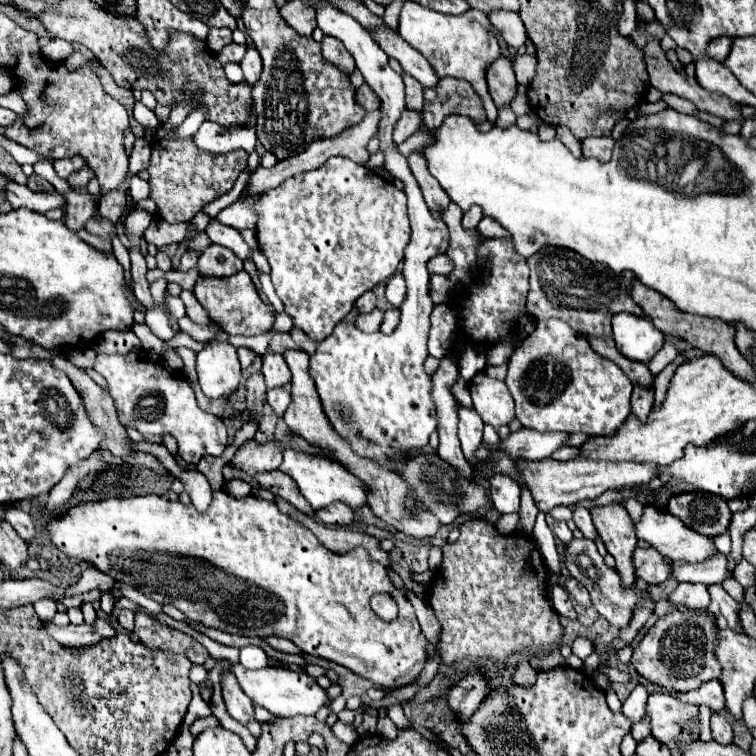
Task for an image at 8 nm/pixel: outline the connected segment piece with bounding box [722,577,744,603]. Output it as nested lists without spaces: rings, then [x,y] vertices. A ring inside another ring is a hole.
[[[730,577],[722,587],[724,587],[724,589],[726,589],[726,591],[728,591],[728,593],[738,601],[738,603],[744,601],[744,587],[742,587],[734,577]]]

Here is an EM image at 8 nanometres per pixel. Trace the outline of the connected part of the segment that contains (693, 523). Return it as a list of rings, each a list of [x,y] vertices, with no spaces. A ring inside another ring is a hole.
[[[682,493],[668,501],[668,511],[678,517],[686,527],[714,539],[722,535],[732,519],[726,501],[712,493]],[[722,507],[722,511],[718,511]]]

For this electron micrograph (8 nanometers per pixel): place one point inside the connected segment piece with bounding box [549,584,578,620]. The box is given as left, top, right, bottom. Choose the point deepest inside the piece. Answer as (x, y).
(560, 600)

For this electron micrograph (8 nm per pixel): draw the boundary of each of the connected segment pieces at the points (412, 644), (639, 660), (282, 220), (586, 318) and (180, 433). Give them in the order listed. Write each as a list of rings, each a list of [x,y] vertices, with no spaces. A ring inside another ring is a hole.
[[[218,489],[214,491],[212,495],[212,503],[210,507],[200,513],[192,503],[190,505],[184,505],[180,501],[170,501],[166,497],[160,497],[160,495],[144,495],[144,497],[128,497],[128,499],[104,499],[104,501],[96,501],[96,503],[84,503],[80,507],[72,507],[66,515],[62,515],[60,519],[54,519],[50,523],[50,539],[52,543],[64,551],[68,557],[74,557],[74,559],[80,559],[80,561],[88,561],[92,565],[96,565],[100,571],[104,571],[106,575],[110,575],[112,579],[116,581],[122,581],[122,583],[128,583],[132,585],[134,589],[138,589],[142,595],[162,603],[162,605],[174,605],[176,609],[180,609],[190,621],[196,621],[196,623],[202,623],[204,627],[216,627],[220,631],[226,631],[226,633],[236,633],[236,635],[244,635],[246,633],[256,633],[256,637],[268,637],[268,635],[274,635],[274,637],[284,637],[284,639],[290,639],[296,647],[300,647],[304,653],[308,655],[314,655],[314,657],[322,657],[322,659],[328,659],[328,661],[334,661],[338,665],[344,665],[348,667],[350,671],[354,671],[356,675],[360,677],[366,677],[370,679],[372,683],[376,685],[382,685],[386,689],[396,689],[396,687],[402,687],[402,685],[408,685],[412,683],[420,669],[424,667],[426,663],[426,637],[422,635],[420,631],[420,625],[418,625],[418,619],[414,615],[414,607],[408,603],[408,599],[390,583],[388,575],[386,575],[386,567],[378,561],[374,561],[368,551],[364,547],[356,547],[354,551],[348,551],[348,553],[334,553],[330,549],[326,549],[318,539],[316,535],[304,527],[302,523],[298,523],[296,519],[284,515],[274,501],[268,501],[268,499],[262,499],[262,497],[254,497],[254,495],[246,495],[242,499],[238,497],[232,497],[230,493],[226,493],[224,489]],[[152,543],[160,543],[160,545],[166,545],[164,549],[166,551],[150,551],[150,549],[142,549],[142,547],[156,547]],[[374,593],[390,593],[396,603],[398,603],[398,617],[392,621],[392,623],[384,623],[372,609],[370,609],[370,597]]]
[[[676,611],[668,613],[666,617],[658,619],[654,627],[650,627],[640,645],[634,649],[630,663],[648,683],[674,691],[692,691],[700,687],[700,683],[718,679],[720,663],[714,657],[714,623],[702,615],[684,615]]]
[[[332,157],[314,171],[298,173],[278,187],[264,191],[260,197],[254,195],[254,209],[256,239],[272,267],[274,289],[284,301],[284,311],[292,317],[294,327],[302,329],[312,341],[326,339],[338,321],[352,311],[362,293],[374,289],[396,273],[410,241],[404,191],[346,157]]]
[[[546,245],[528,257],[530,267],[530,291],[528,313],[536,319],[558,317],[584,335],[612,337],[610,319],[620,313],[644,315],[642,309],[630,297],[630,283],[634,275],[616,275],[606,265],[592,263],[572,249]]]
[[[146,349],[98,355],[94,369],[108,381],[110,397],[114,399],[118,419],[124,427],[138,429],[144,435],[172,435],[178,441],[178,453],[194,465],[206,455],[220,457],[224,453],[228,445],[224,421],[198,407],[186,377],[172,369],[160,355]]]

